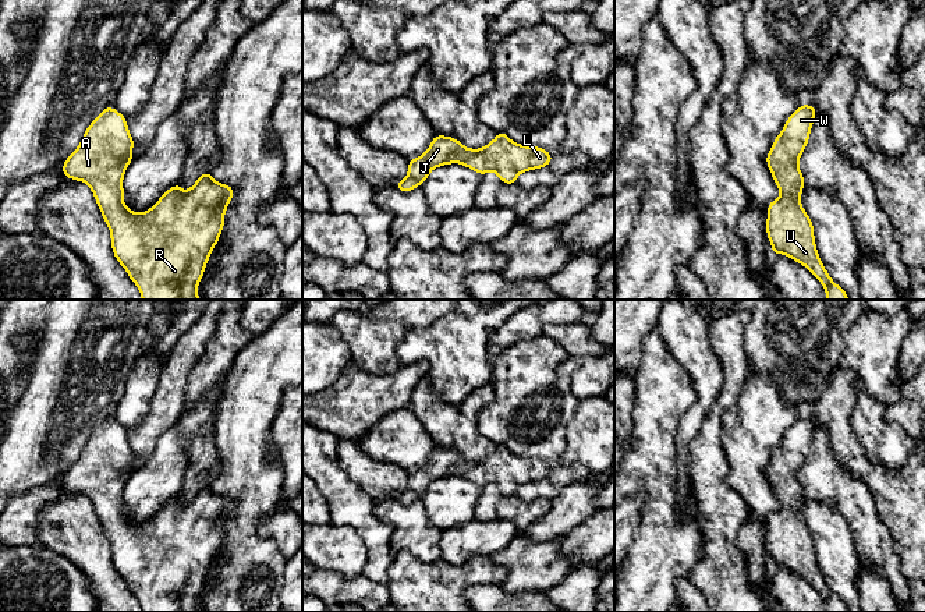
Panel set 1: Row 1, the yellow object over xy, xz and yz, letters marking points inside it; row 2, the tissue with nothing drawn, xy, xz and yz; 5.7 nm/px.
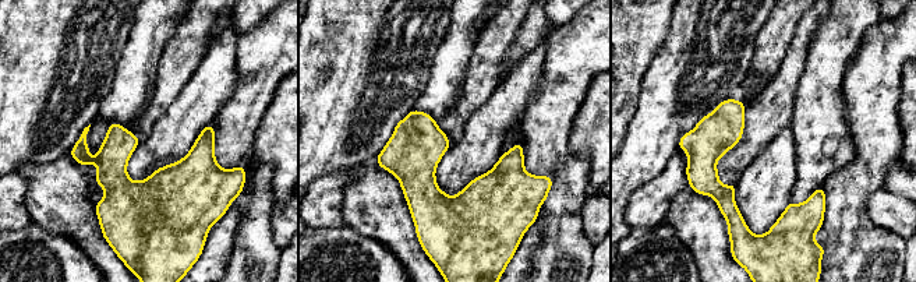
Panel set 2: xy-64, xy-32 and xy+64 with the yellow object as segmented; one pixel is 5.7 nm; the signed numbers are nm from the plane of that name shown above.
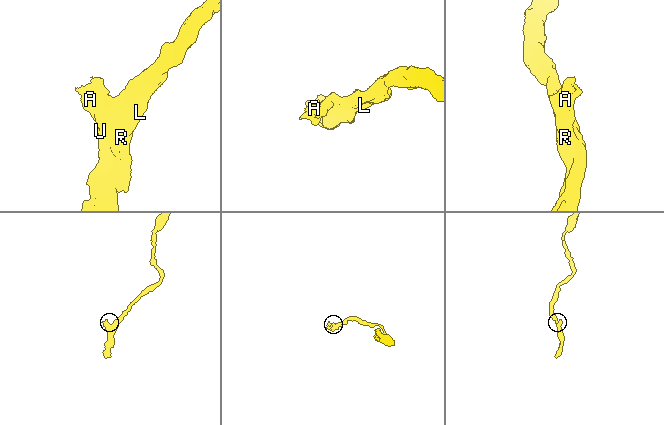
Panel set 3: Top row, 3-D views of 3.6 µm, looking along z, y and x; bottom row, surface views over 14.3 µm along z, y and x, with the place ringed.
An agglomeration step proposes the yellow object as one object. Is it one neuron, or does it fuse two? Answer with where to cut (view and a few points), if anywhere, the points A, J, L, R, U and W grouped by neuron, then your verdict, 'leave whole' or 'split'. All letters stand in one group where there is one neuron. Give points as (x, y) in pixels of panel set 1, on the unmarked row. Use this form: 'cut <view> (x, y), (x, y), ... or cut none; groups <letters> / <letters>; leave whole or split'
cut none; groups A J L R U W; leave whole

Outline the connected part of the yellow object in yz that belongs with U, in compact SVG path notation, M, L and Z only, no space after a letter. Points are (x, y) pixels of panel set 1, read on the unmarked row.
M801 417L786 434L766 468L766 477L782 507L769 514L766 546L773 566L784 566L804 577L825 599L826 612L848 612L823 579L814 549L814 537L801 519L804 489L798 471L804 464L816 421Z

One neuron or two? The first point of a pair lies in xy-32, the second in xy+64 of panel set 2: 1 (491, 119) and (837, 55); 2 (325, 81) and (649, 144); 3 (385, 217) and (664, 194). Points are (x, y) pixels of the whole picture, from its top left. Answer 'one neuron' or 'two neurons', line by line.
1: two neurons
2: one neuron
3: two neurons

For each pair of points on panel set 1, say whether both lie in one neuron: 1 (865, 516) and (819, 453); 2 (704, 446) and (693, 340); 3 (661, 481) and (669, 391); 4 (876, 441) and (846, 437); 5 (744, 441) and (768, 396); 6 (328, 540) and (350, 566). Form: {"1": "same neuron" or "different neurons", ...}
{"1": "same neuron", "2": "different neurons", "3": "same neuron", "4": "different neurons", "5": "same neuron", "6": "same neuron"}

